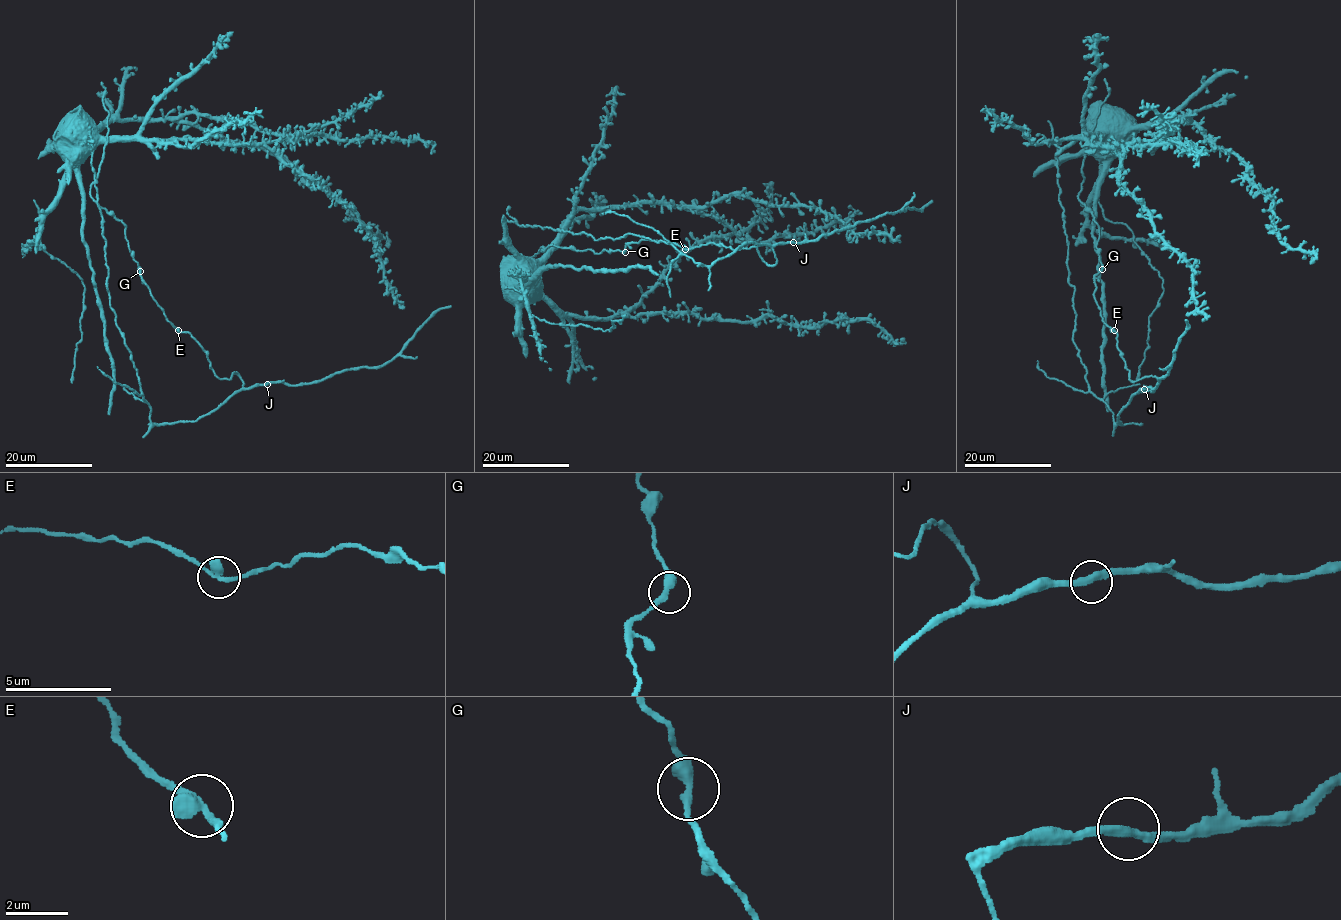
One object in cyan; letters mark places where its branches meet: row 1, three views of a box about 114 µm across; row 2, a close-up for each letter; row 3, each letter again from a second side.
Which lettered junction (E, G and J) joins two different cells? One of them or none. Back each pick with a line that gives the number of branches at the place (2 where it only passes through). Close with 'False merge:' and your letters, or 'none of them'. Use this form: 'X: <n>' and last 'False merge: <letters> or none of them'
False merge: none of them

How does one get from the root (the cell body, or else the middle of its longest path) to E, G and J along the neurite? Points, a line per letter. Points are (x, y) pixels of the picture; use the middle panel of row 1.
E: (514, 262), (537, 260), (544, 254), (541, 247), (543, 251), (553, 244), (599, 254), (653, 240), (684, 249)
G: (514, 262), (537, 260), (544, 254), (541, 247), (543, 251), (553, 244), (598, 254), (603, 250), (625, 252)
J: (514, 262), (537, 260), (542, 246), (599, 254), (642, 239), (755, 246), (774, 265), (772, 248), (793, 242)

